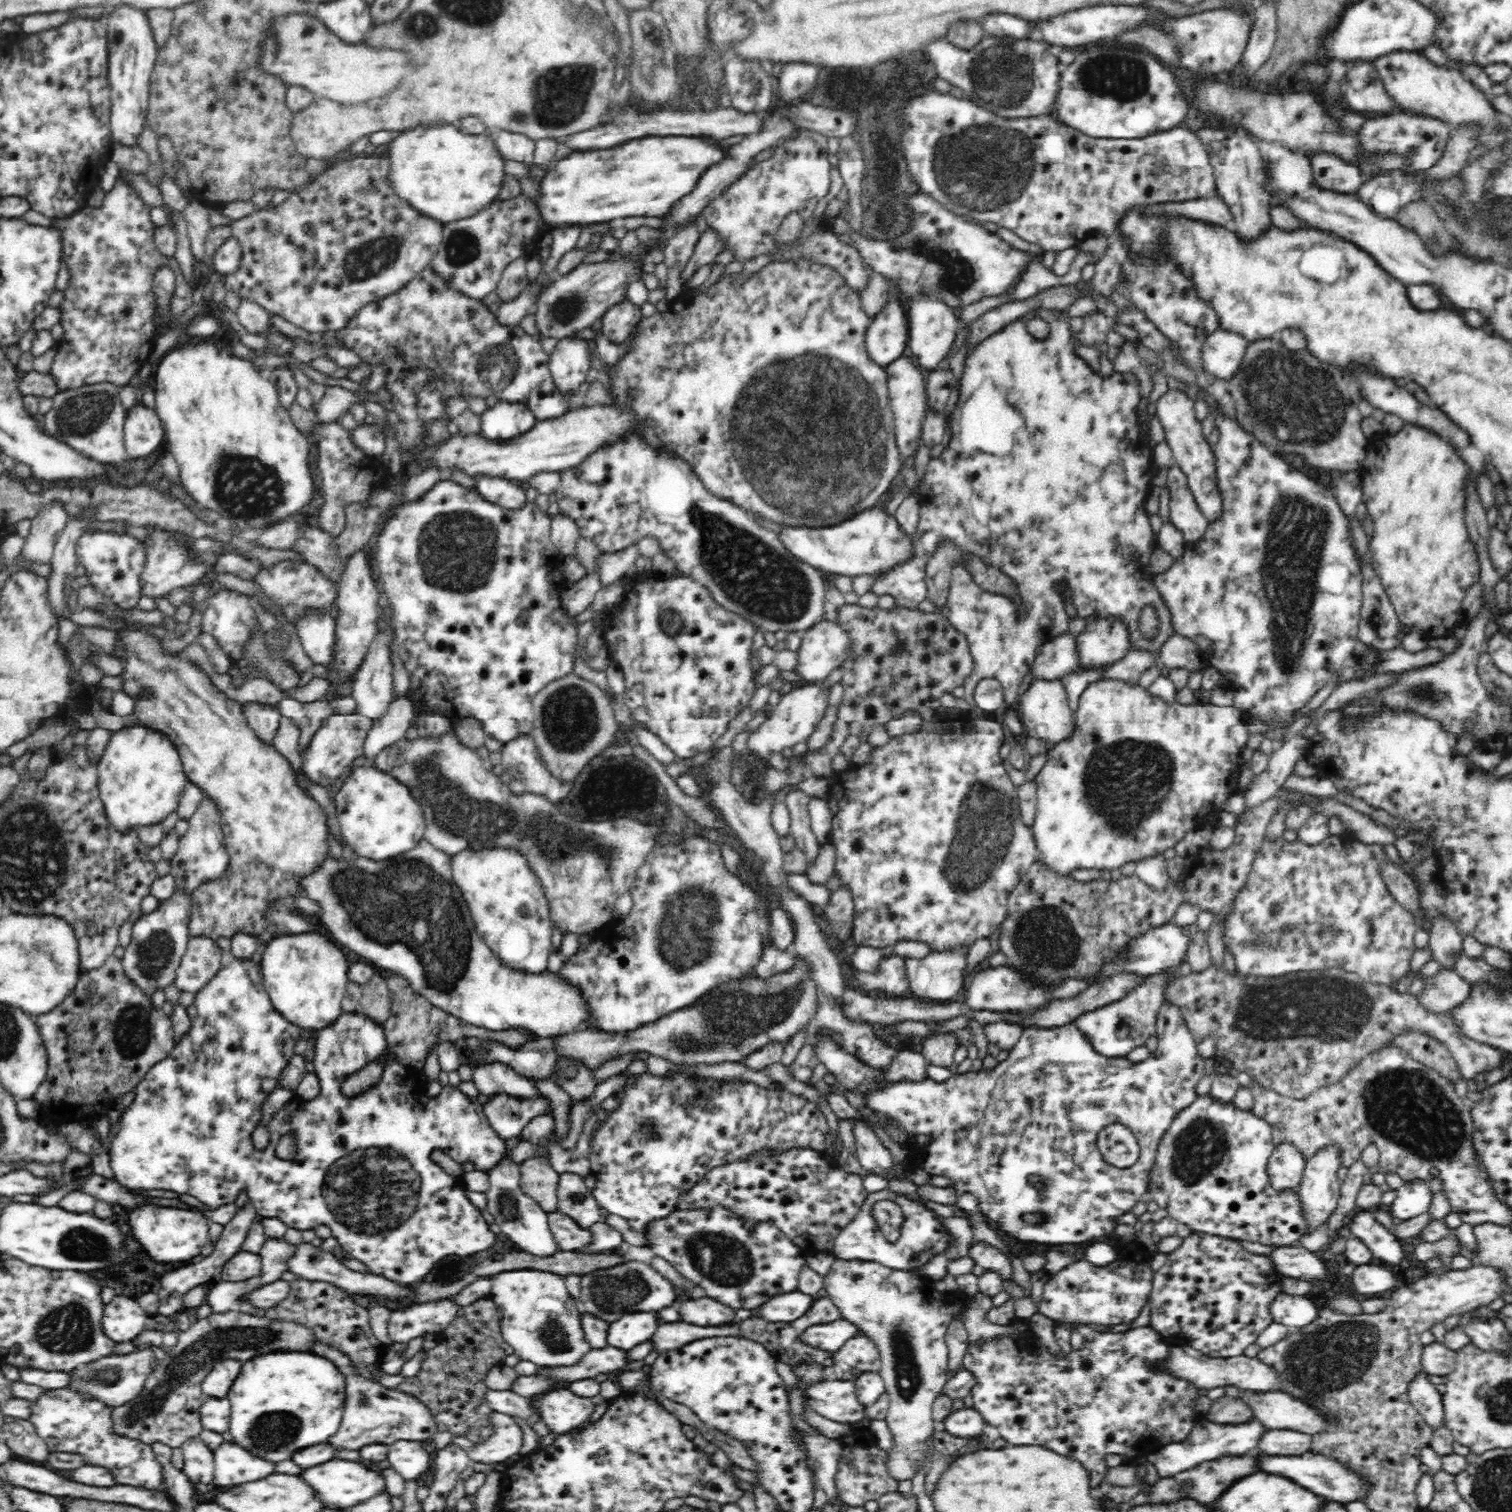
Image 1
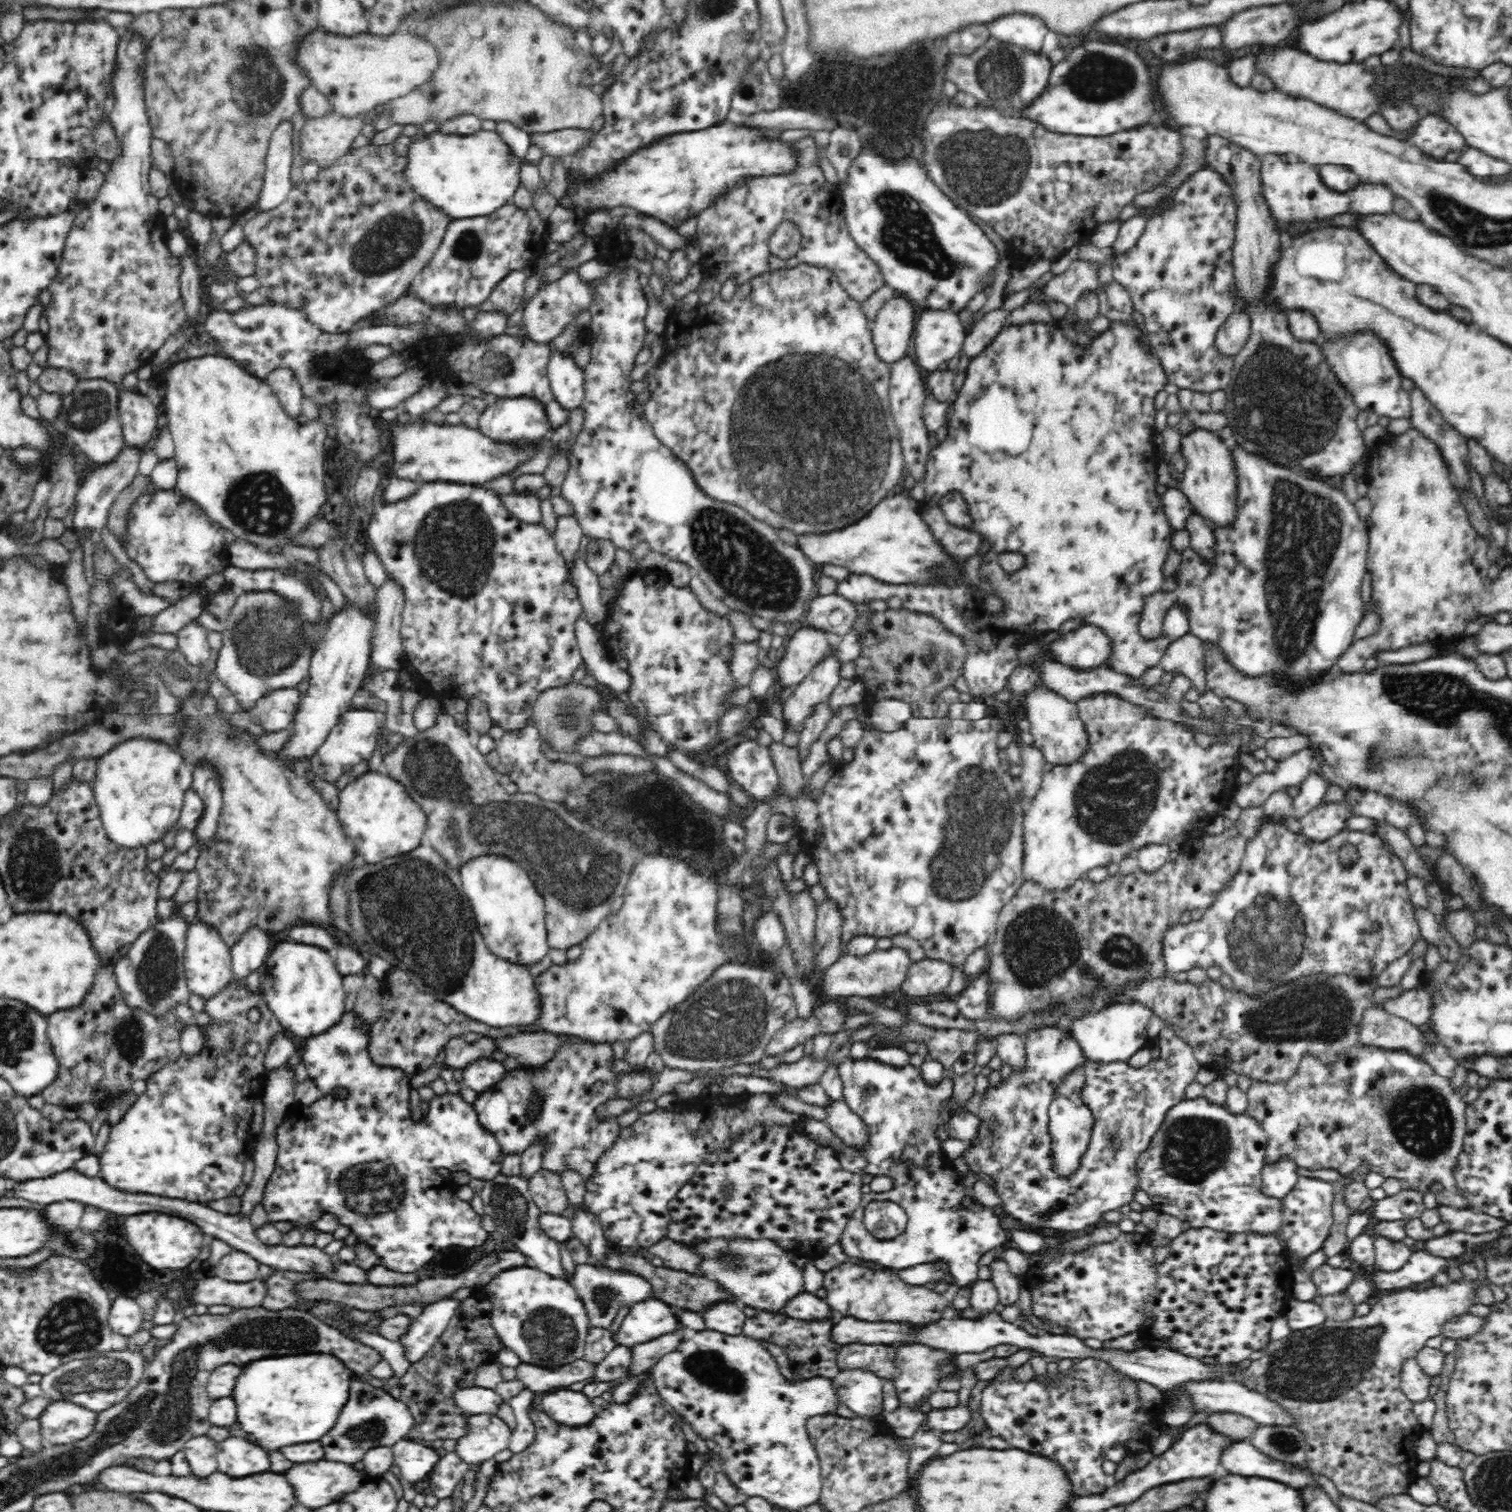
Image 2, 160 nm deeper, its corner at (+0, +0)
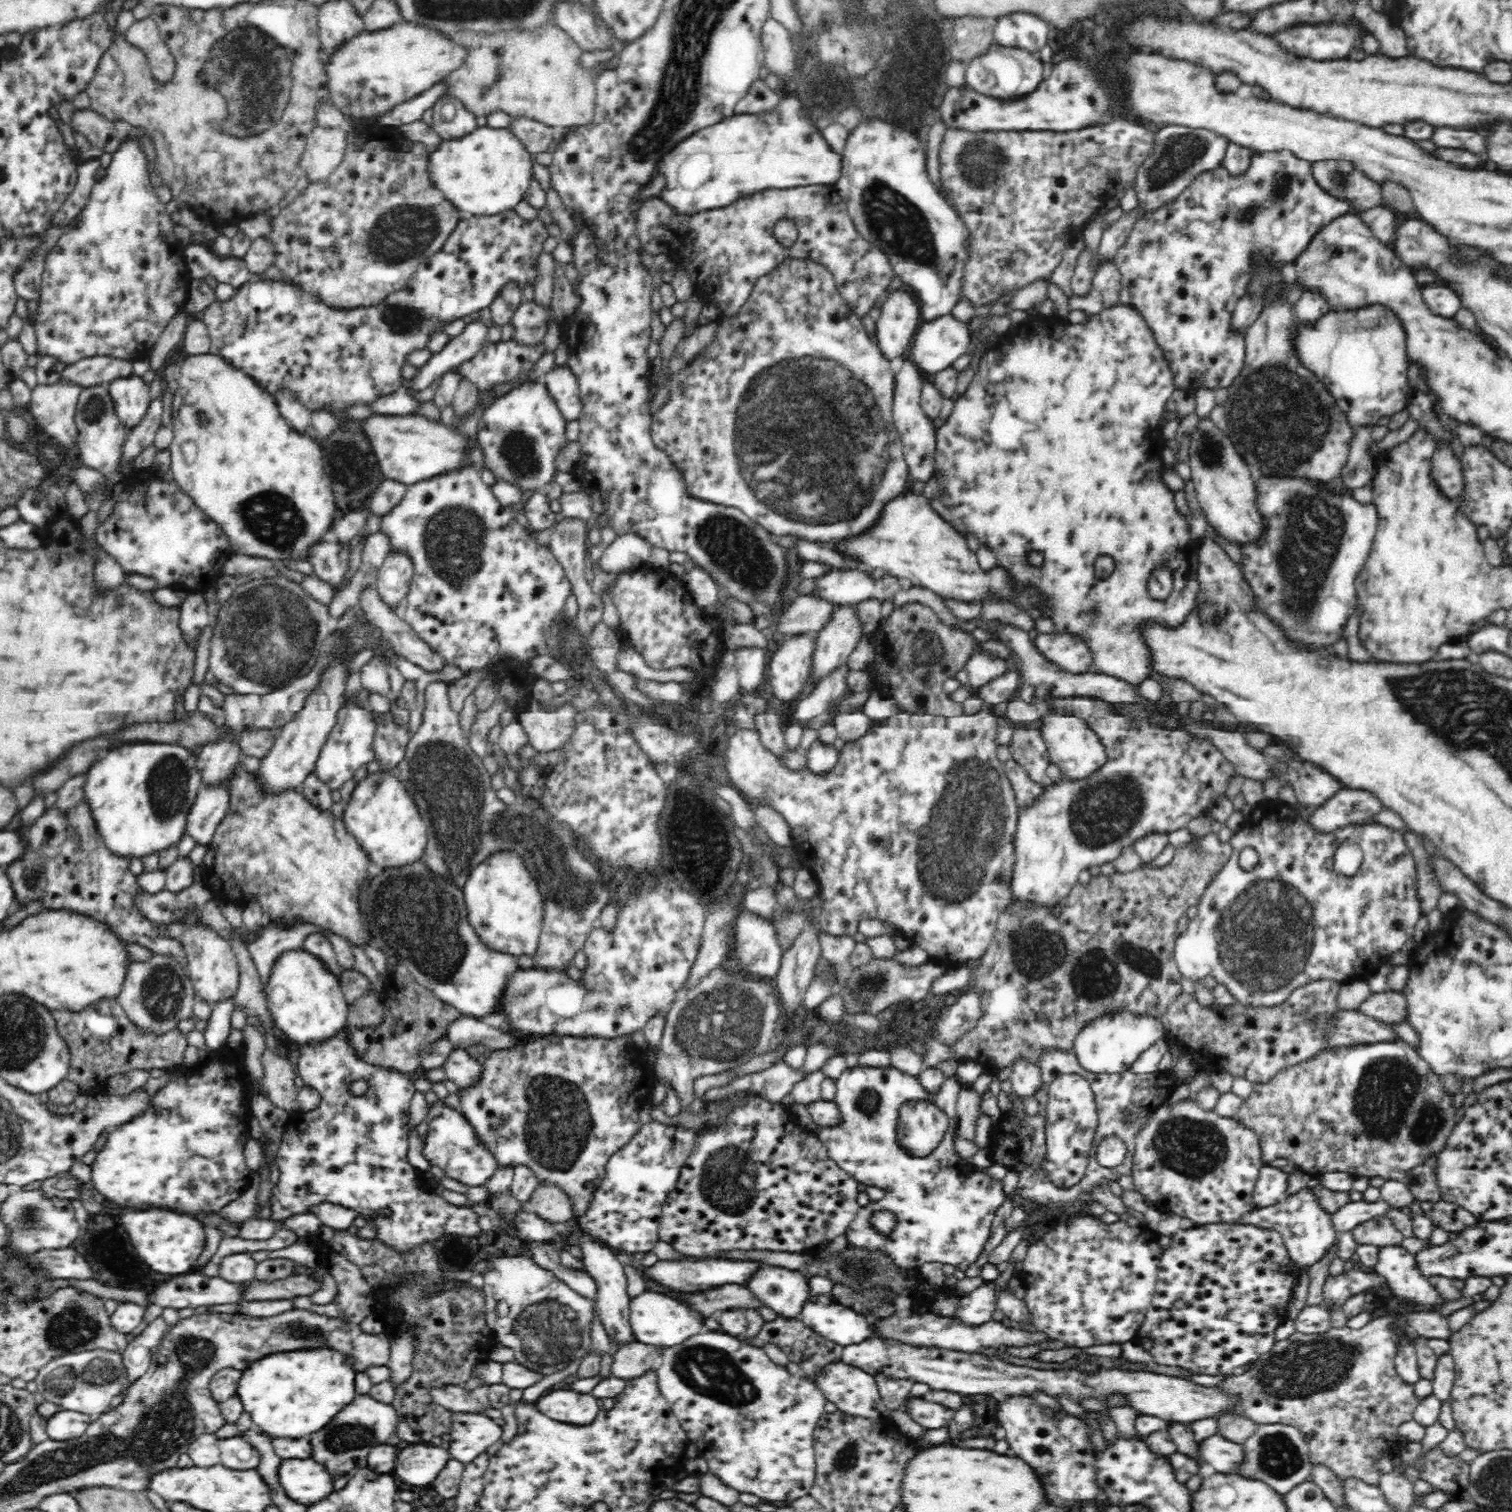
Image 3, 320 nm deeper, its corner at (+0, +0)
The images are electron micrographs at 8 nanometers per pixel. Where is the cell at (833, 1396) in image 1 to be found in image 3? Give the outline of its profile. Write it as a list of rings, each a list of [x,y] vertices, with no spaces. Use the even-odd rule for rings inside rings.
[[[705,1331],[702,1334],[696,1334],[682,1344],[665,1348],[662,1354],[662,1364],[656,1368],[657,1384],[659,1385],[660,1392],[663,1398],[670,1404],[673,1414],[682,1425],[682,1428],[687,1432],[689,1442],[695,1443],[698,1448],[698,1456],[706,1460],[709,1472],[712,1475],[720,1478],[727,1486],[738,1490],[738,1492],[746,1492],[746,1494],[754,1494],[763,1498],[766,1502],[794,1502],[800,1498],[810,1495],[810,1490],[814,1487],[815,1479],[817,1478],[815,1450],[813,1447],[813,1430],[826,1410],[824,1407],[829,1399],[826,1398],[826,1393],[820,1389],[812,1380],[802,1380],[792,1376],[787,1369],[778,1364],[774,1364],[768,1358],[766,1352],[762,1348],[756,1348],[752,1344],[746,1344],[738,1338],[734,1338],[730,1334],[722,1334],[722,1331],[712,1332]]]

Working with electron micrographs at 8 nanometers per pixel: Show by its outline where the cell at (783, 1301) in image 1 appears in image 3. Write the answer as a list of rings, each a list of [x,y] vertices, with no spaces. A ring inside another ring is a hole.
[[[822,1299],[817,1302],[808,1300],[799,1310],[798,1318],[804,1320],[808,1328],[824,1334],[841,1346],[862,1342],[870,1332],[866,1318],[830,1302]]]

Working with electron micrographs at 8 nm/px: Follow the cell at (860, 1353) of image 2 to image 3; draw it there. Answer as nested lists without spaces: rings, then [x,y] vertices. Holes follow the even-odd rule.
[[[862,1340],[858,1344],[850,1344],[843,1349],[841,1362],[866,1370],[874,1376],[880,1374],[888,1379],[900,1381],[914,1380],[914,1383],[924,1383],[936,1391],[950,1390],[966,1395],[998,1395],[1033,1396],[1035,1390],[1046,1391],[1049,1396],[1059,1398],[1064,1394],[1077,1403],[1084,1399],[1107,1401],[1112,1394],[1123,1394],[1128,1401],[1128,1407],[1139,1415],[1144,1412],[1170,1422],[1192,1424],[1206,1418],[1218,1418],[1225,1413],[1232,1413],[1242,1405],[1238,1395],[1230,1393],[1224,1387],[1202,1386],[1196,1382],[1188,1382],[1184,1378],[1164,1376],[1152,1372],[1121,1372],[1099,1368],[1096,1374],[1080,1372],[1076,1369],[1037,1370],[1028,1366],[1006,1364],[998,1358],[988,1358],[980,1354],[948,1351],[940,1348],[914,1348],[900,1342],[888,1340]]]

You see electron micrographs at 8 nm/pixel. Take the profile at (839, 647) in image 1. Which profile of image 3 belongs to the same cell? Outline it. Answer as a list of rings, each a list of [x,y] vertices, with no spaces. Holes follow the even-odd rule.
[[[816,634],[785,636],[770,662],[770,684],[776,698],[789,703],[811,675]]]

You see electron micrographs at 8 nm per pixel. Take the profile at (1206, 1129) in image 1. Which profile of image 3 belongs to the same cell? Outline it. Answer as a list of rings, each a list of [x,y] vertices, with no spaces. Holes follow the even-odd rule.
[[[1181,1100],[1176,1104],[1164,1104],[1160,1106],[1160,1109],[1156,1110],[1148,1124],[1136,1134],[1137,1138],[1137,1150],[1134,1151],[1133,1166],[1132,1166],[1132,1180],[1134,1184],[1134,1189],[1138,1191],[1142,1196],[1145,1196],[1148,1200],[1155,1203],[1159,1209],[1165,1212],[1173,1212],[1182,1218],[1190,1218],[1194,1222],[1194,1226],[1204,1226],[1208,1224],[1235,1224],[1240,1223],[1240,1220],[1258,1210],[1259,1206],[1254,1202],[1254,1190],[1256,1182],[1258,1180],[1260,1169],[1264,1166],[1261,1157],[1261,1139],[1254,1130],[1250,1127],[1246,1127],[1242,1121],[1238,1118],[1226,1117],[1224,1115],[1219,1115],[1214,1110],[1206,1110],[1204,1107],[1198,1105],[1196,1100]]]

